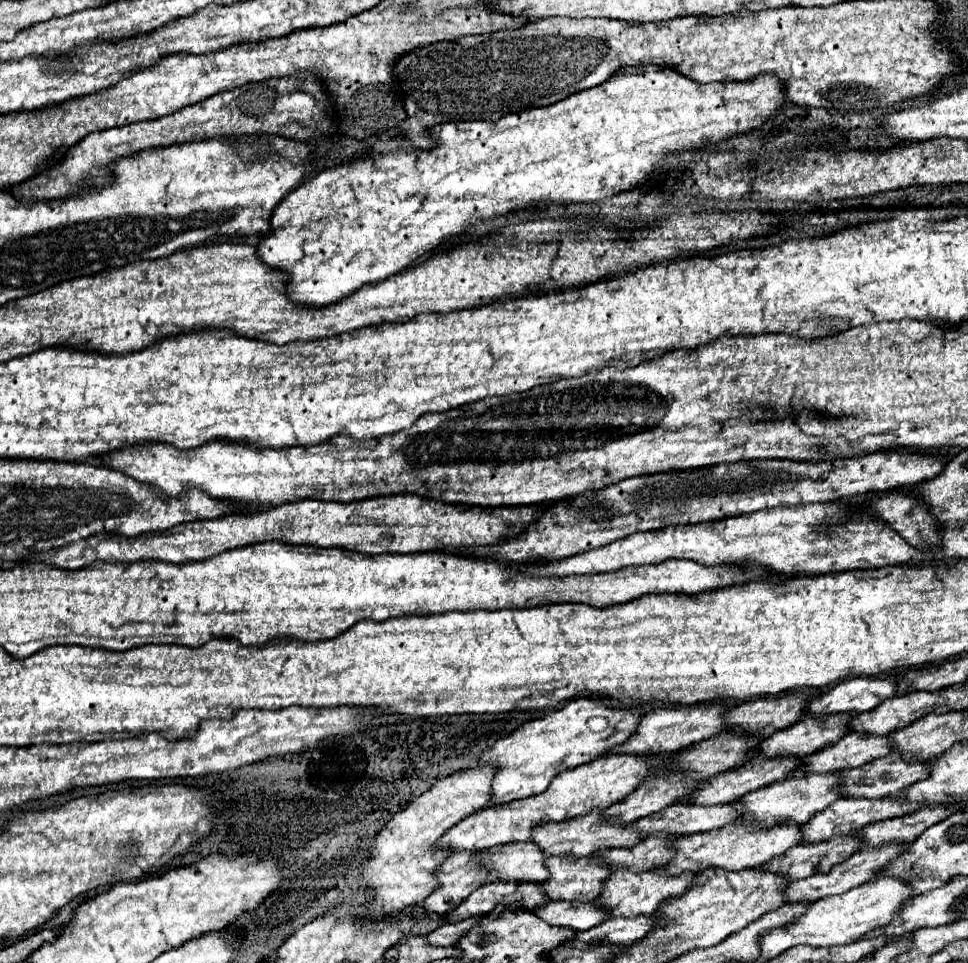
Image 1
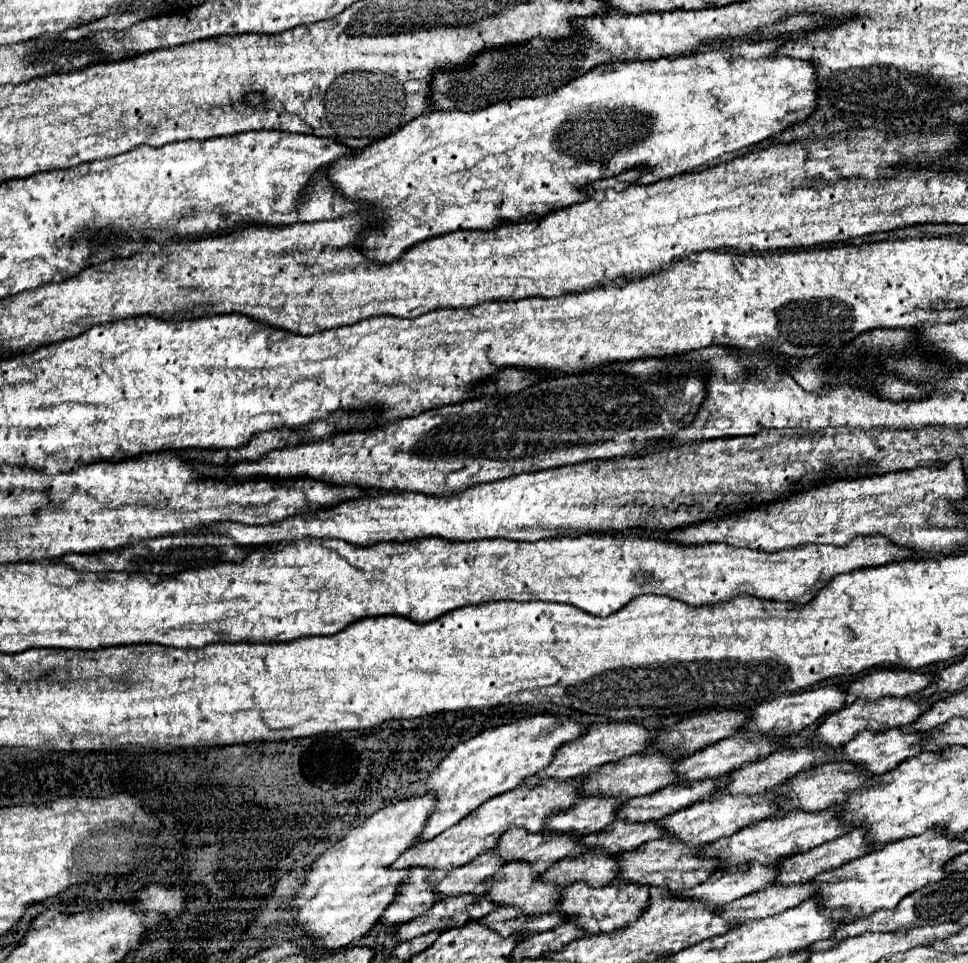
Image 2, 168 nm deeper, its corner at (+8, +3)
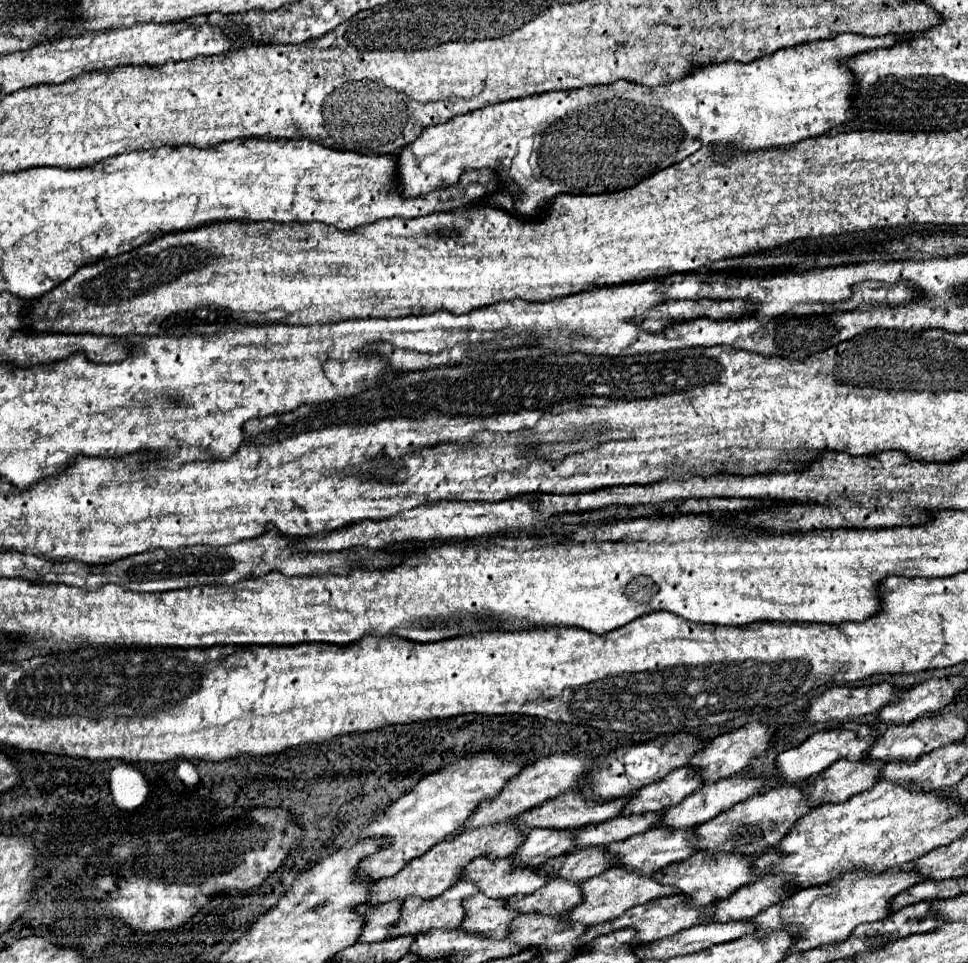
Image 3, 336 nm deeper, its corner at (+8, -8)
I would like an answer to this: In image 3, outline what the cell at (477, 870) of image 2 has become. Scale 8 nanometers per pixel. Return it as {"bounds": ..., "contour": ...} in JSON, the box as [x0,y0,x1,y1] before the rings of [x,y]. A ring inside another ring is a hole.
{"bounds":[388,879,476,937],"contour":[[[460,879],[458,883],[454,883],[448,891],[444,891],[444,895],[436,897],[436,899],[430,899],[430,901],[424,901],[424,899],[406,899],[400,907],[400,919],[398,923],[392,927],[392,931],[388,933],[388,937],[404,937],[404,935],[420,935],[420,933],[426,933],[426,931],[432,931],[432,929],[458,929],[460,927],[460,921],[464,919],[464,907],[462,907],[462,899],[470,897],[470,895],[476,895],[476,883],[472,881],[466,881],[466,879]]]}

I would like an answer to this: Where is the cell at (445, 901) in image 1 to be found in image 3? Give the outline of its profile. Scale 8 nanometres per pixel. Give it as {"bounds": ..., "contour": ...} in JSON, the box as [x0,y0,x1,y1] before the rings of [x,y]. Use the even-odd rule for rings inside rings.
{"bounds":[356,901,400,943],"contour":[[[390,901],[380,907],[370,907],[370,905],[356,905],[356,913],[364,915],[364,927],[360,933],[360,943],[376,943],[384,941],[388,931],[394,927],[396,919],[400,917],[400,903]]]}

